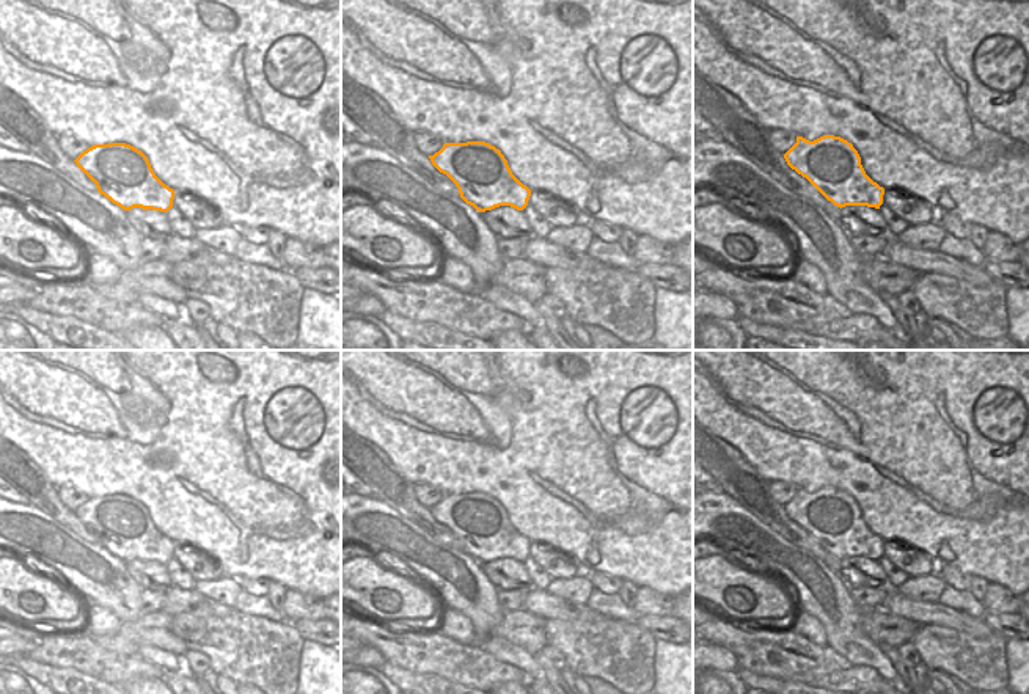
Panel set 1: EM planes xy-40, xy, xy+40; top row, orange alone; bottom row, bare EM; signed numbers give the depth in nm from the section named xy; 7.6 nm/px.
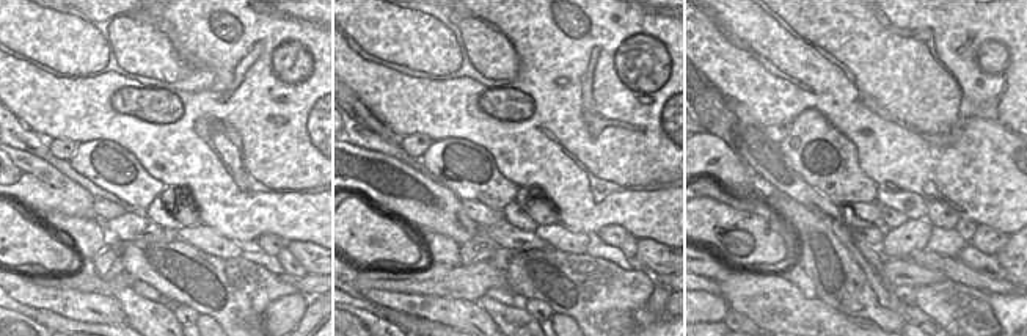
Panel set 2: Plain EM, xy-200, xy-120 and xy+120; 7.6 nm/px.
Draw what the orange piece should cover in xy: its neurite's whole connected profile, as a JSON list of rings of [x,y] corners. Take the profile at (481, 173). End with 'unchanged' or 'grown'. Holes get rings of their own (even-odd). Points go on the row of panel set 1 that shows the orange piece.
[[[485,141],[445,143],[429,159],[479,212],[500,206],[523,210],[528,206],[531,190],[512,174],[501,151]]] | unchanged

